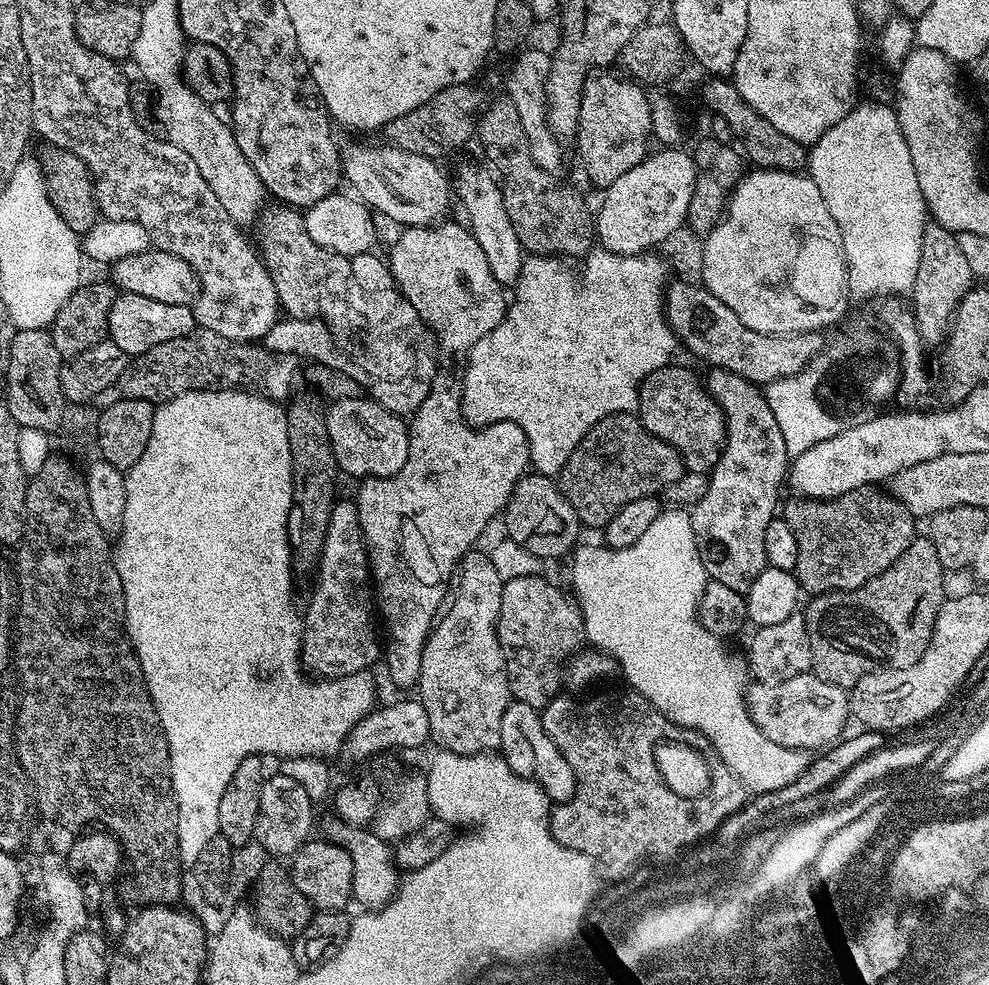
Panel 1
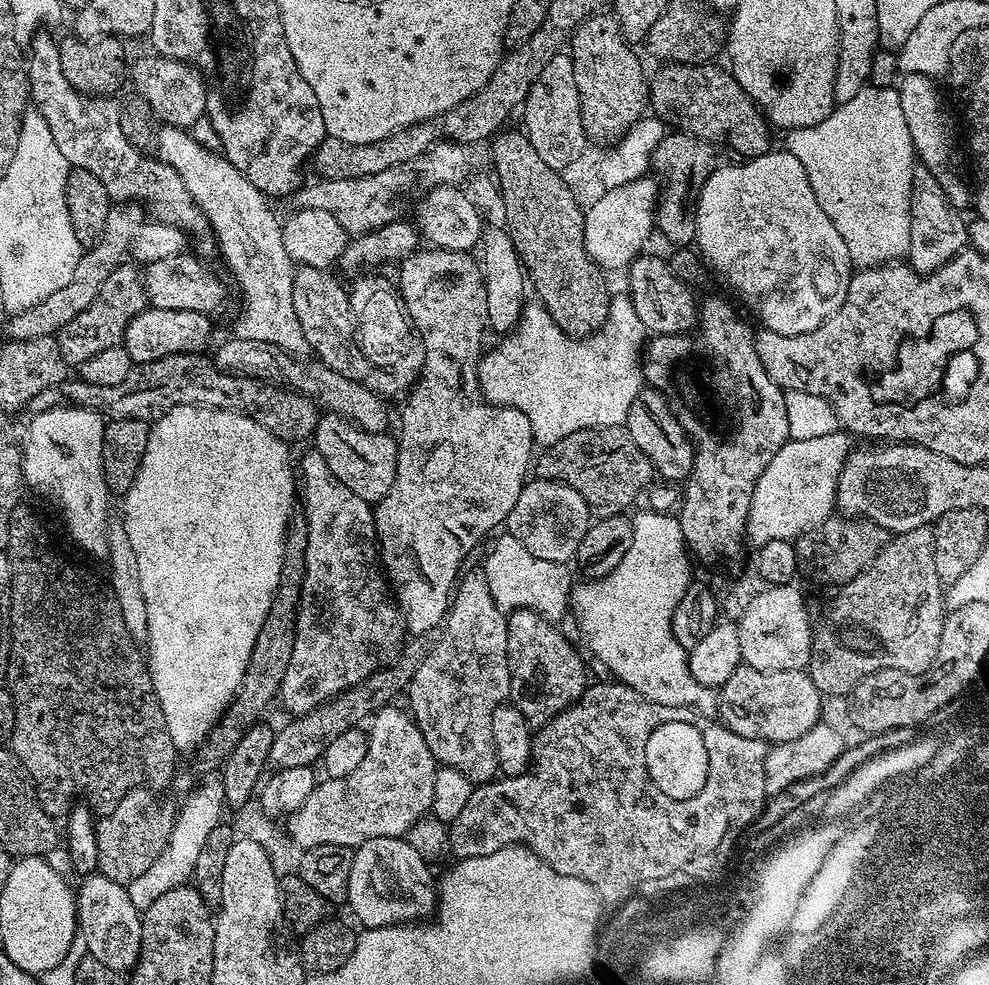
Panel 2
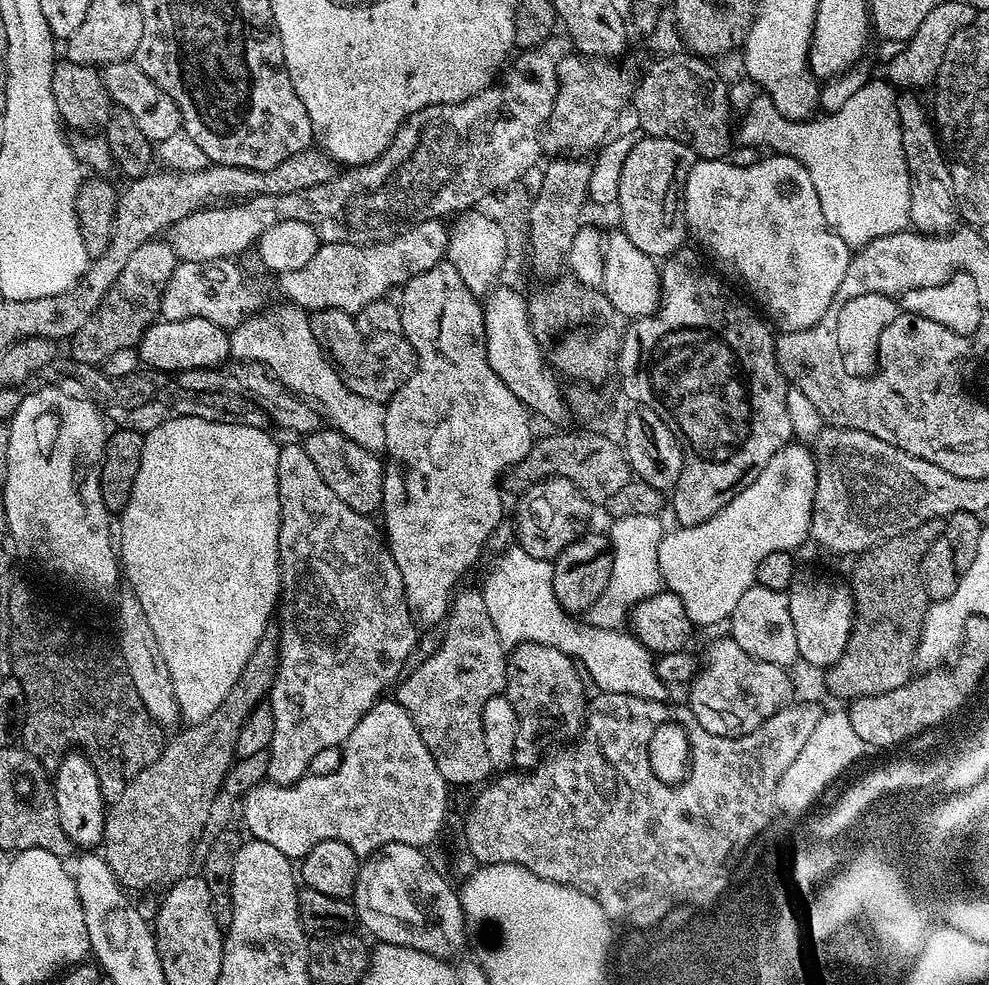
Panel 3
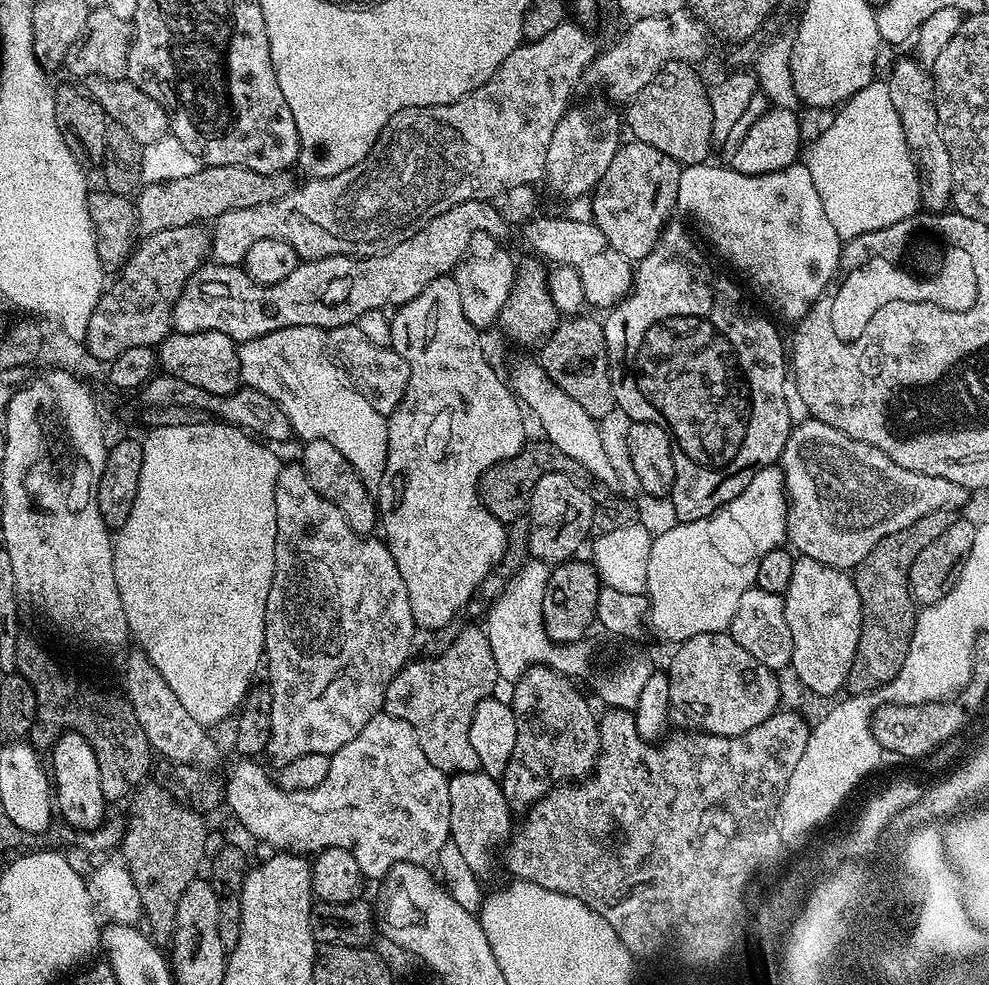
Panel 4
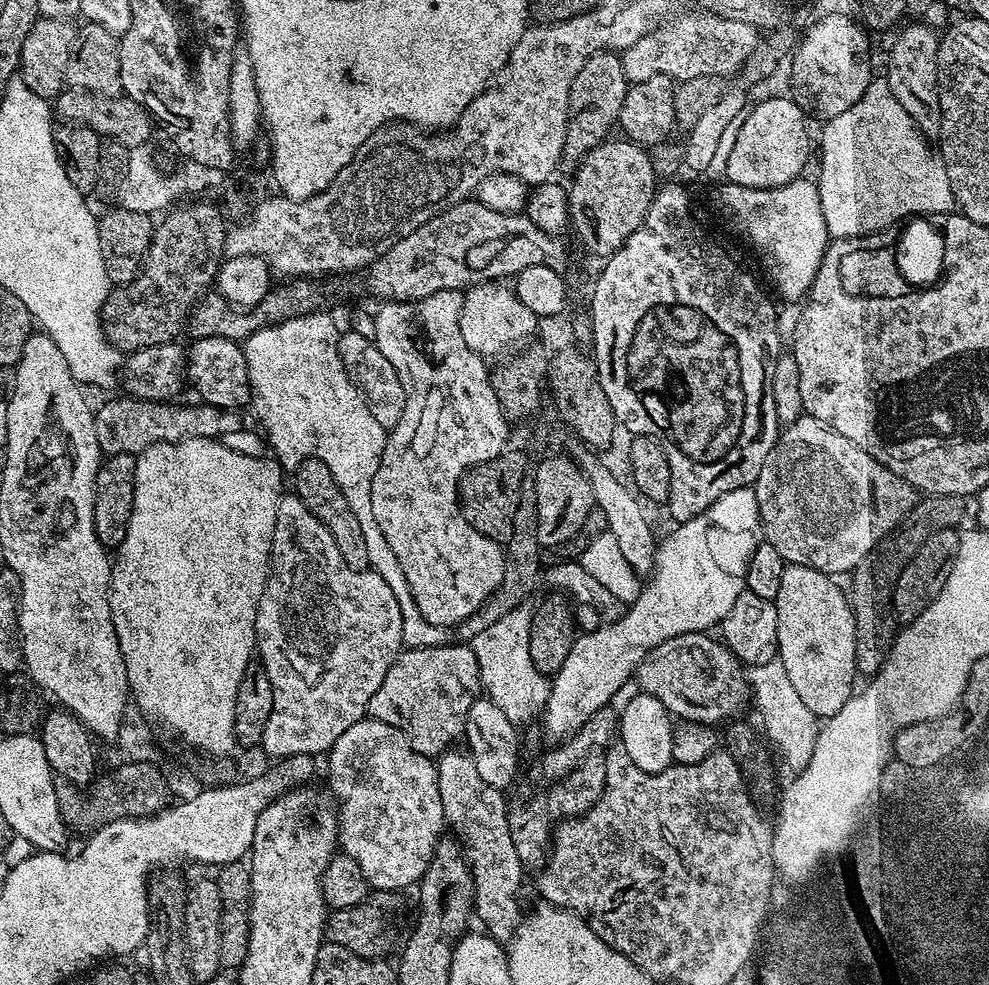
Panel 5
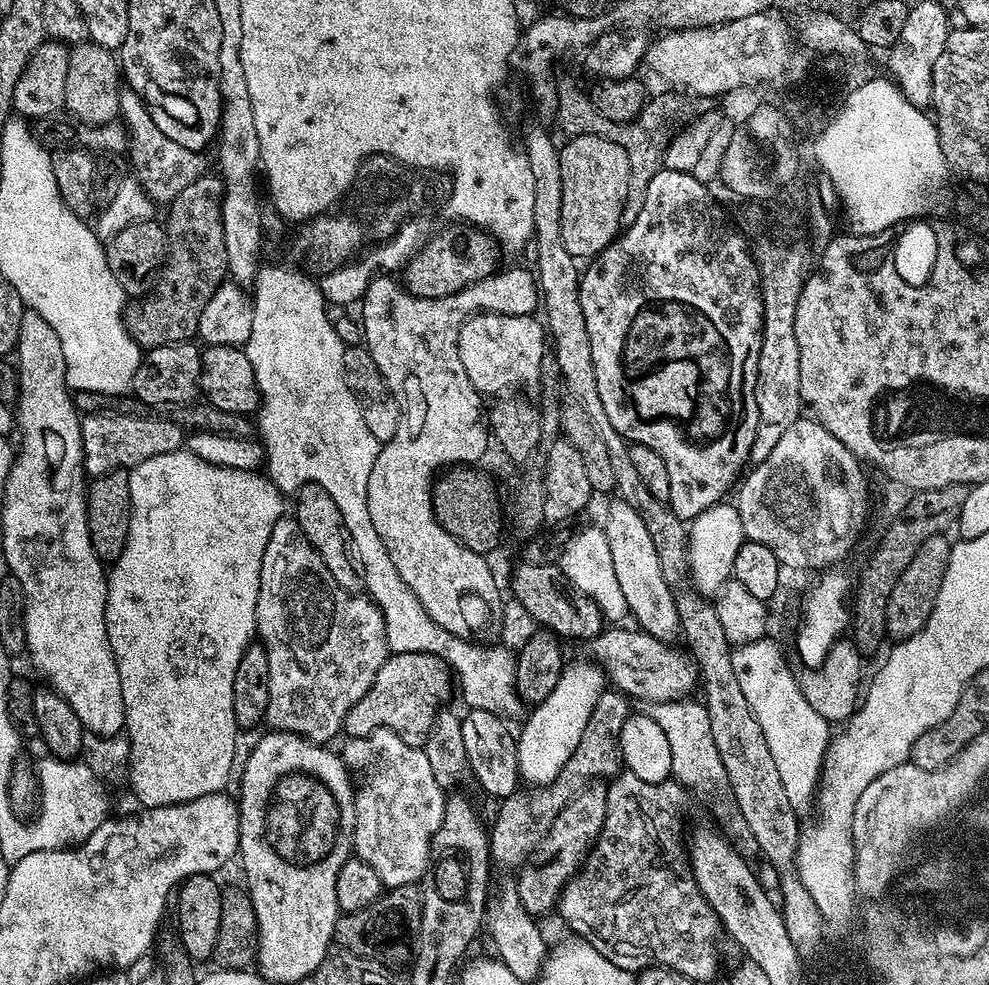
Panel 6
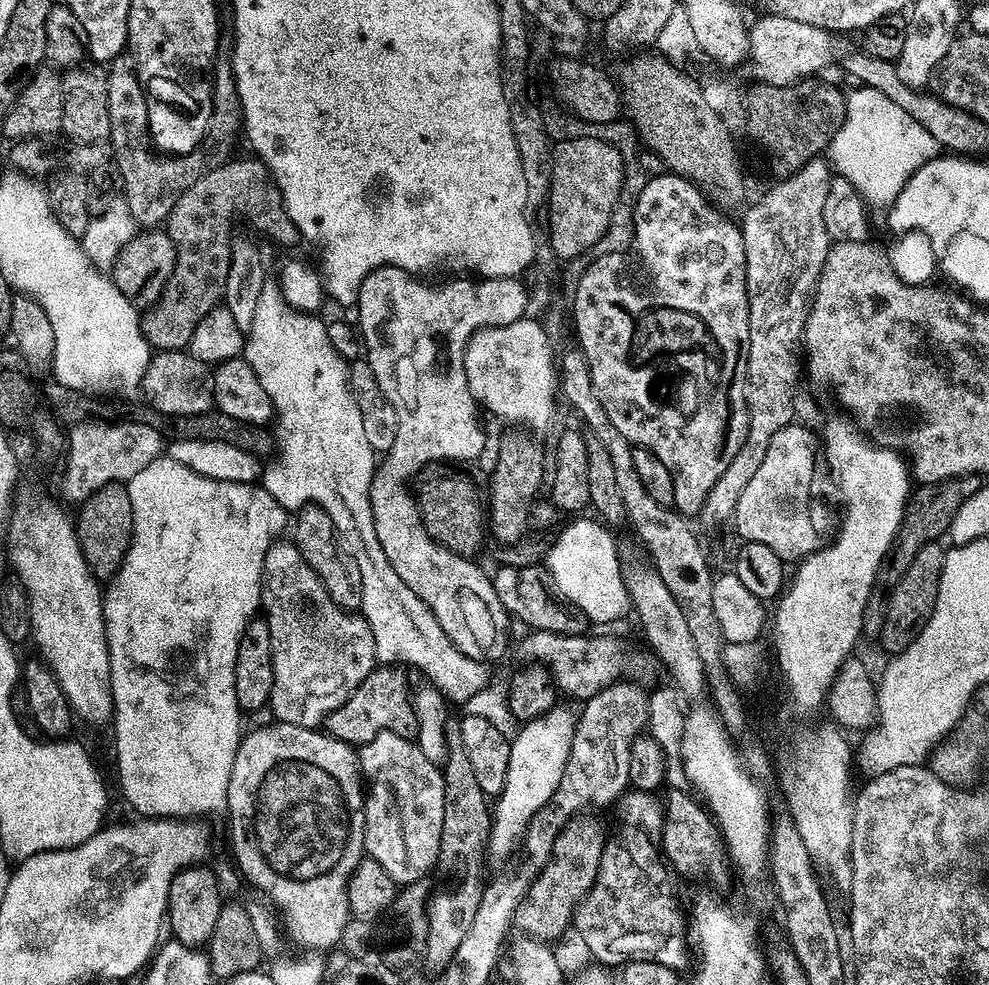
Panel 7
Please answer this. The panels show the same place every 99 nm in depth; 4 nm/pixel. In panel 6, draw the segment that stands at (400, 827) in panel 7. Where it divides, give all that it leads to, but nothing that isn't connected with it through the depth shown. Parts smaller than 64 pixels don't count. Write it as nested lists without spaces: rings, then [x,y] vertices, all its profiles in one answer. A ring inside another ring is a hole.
[[[379,728],[365,736],[353,736],[345,739],[345,741],[344,748],[342,747],[344,765],[348,768],[348,775],[352,777],[356,793],[356,801],[354,802],[354,838],[352,839],[355,855],[361,856],[366,862],[370,862],[370,866],[374,866],[374,870],[378,870],[378,878],[388,888],[397,888],[403,884],[415,884],[423,880],[424,871],[428,868],[430,842],[434,838],[438,826],[442,826],[442,814],[444,813],[444,802],[446,799],[445,789],[440,788],[437,779],[434,778],[423,747],[406,746],[406,742],[402,742],[402,738],[398,738],[398,734],[394,734],[385,728]]]

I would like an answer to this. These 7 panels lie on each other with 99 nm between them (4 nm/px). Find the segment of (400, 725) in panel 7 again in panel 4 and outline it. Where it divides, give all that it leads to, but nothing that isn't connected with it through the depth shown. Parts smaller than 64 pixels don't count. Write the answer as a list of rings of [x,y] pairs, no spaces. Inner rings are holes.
[[[476,624],[461,627],[446,654],[419,659],[405,664],[386,686],[383,711],[414,726],[422,754],[438,770],[445,774],[477,771],[480,762],[470,742],[470,722],[478,702],[489,699],[498,685],[494,650],[490,650],[487,631]]]

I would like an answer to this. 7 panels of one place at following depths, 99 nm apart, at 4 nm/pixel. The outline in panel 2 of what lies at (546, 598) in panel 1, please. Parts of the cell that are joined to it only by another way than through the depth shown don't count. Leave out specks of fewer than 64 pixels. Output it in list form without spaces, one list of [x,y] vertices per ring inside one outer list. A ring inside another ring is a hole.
[[[517,608],[515,612],[507,613],[508,618],[508,669],[510,670],[510,700],[515,707],[519,708],[522,715],[524,715],[524,724],[530,726],[533,724],[533,729],[539,730],[548,724],[552,719],[558,715],[562,710],[566,710],[571,704],[576,703],[581,694],[584,693],[585,688],[590,683],[588,672],[584,669],[584,660],[580,657],[580,652],[563,636],[562,633],[556,629],[557,625],[548,617],[540,615],[540,613],[530,610],[529,608]]]

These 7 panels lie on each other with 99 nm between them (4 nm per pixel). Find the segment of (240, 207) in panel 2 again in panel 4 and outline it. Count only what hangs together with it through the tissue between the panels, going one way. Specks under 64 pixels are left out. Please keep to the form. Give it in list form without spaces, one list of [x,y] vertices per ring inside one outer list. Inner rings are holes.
[[[290,326],[282,330],[274,330],[265,336],[259,336],[253,340],[245,340],[239,345],[240,349],[240,378],[241,381],[251,391],[261,392],[267,400],[271,400],[282,410],[282,414],[286,414],[286,418],[290,422],[293,433],[298,437],[301,436],[301,441],[307,442],[310,440],[321,440],[322,442],[330,442],[330,446],[334,446],[334,450],[338,450],[338,454],[342,454],[342,458],[346,458],[346,462],[350,462],[350,466],[360,476],[360,481],[364,483],[370,490],[376,490],[380,487],[380,479],[384,473],[386,466],[386,458],[388,457],[388,422],[385,416],[378,414],[378,410],[374,410],[374,406],[370,406],[370,402],[366,402],[366,398],[362,398],[362,394],[358,389],[348,381],[348,377],[340,370],[340,365],[332,359],[326,343],[326,336],[321,329],[314,326]]]

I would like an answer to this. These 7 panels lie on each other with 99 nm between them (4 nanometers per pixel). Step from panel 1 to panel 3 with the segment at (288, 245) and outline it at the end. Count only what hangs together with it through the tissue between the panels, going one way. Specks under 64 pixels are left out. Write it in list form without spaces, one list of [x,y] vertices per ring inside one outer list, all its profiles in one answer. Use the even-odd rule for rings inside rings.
[[[329,308],[327,312],[311,313],[310,319],[314,338],[331,360],[333,368],[339,372],[340,377],[344,380],[344,385],[362,398],[387,405],[392,395],[412,377],[412,373],[416,370],[415,359],[407,362],[401,357],[398,362],[391,364],[389,360],[382,357],[373,359],[372,356],[369,356],[364,336],[358,330],[351,312],[339,312]]]

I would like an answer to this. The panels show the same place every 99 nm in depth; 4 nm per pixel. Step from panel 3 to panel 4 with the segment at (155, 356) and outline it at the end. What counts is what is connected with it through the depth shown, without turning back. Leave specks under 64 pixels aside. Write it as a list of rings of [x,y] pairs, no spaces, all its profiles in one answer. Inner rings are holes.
[[[173,331],[158,345],[158,364],[167,375],[176,376],[178,379],[186,379],[194,387],[200,387],[202,390],[208,391],[212,396],[231,396],[242,384],[240,378],[240,349],[237,341],[231,340],[226,334],[218,334],[217,332],[186,334],[185,332]]]

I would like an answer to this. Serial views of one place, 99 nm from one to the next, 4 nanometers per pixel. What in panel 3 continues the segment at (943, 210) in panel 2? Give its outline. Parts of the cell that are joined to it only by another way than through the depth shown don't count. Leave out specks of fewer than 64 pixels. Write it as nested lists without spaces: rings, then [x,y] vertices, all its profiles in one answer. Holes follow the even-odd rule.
[[[904,90],[896,97],[896,109],[902,130],[902,146],[906,166],[910,174],[910,214],[911,227],[925,236],[943,236],[958,224],[956,195],[952,165],[946,159],[946,152],[938,143],[938,132],[930,119],[930,112],[924,109],[917,93]]]

